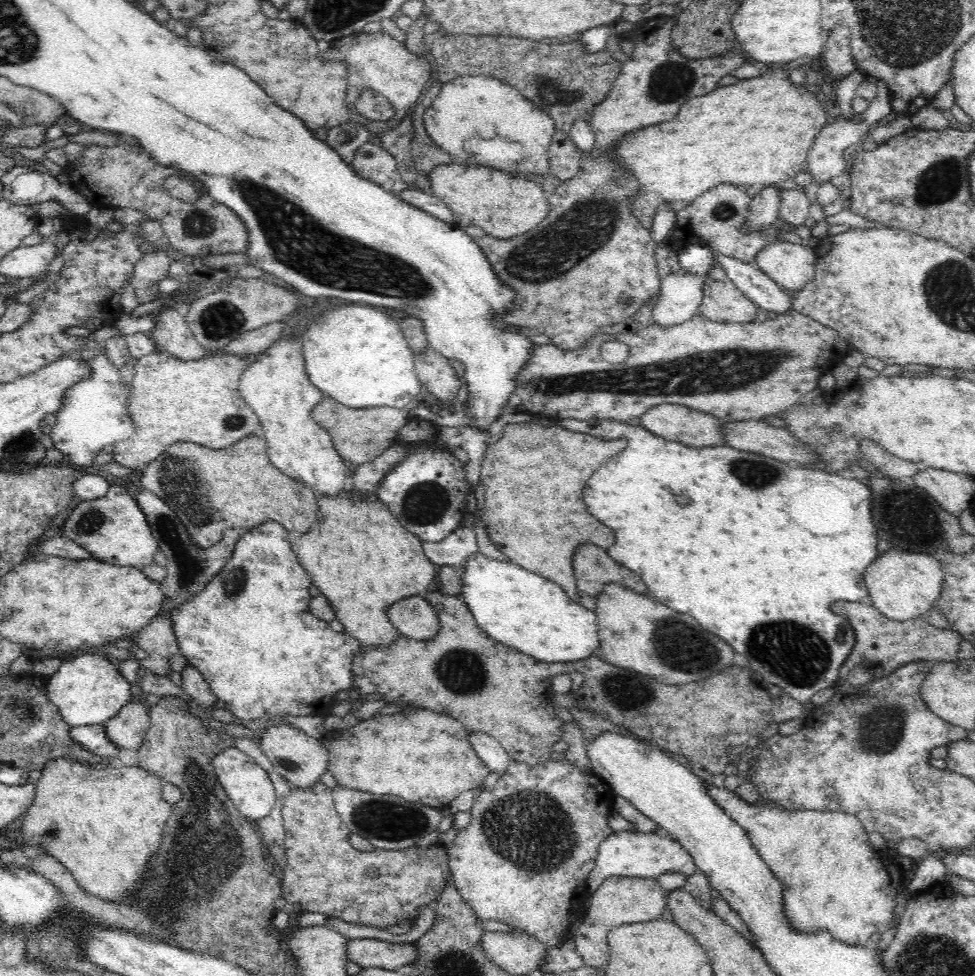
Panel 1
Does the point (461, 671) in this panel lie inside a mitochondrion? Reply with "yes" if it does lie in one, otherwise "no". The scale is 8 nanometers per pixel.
yes

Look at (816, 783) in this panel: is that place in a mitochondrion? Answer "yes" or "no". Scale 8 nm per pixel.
no

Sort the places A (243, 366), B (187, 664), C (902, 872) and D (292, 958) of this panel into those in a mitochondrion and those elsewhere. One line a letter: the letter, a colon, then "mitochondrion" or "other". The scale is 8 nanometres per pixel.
A: other
B: other
C: other
D: other

